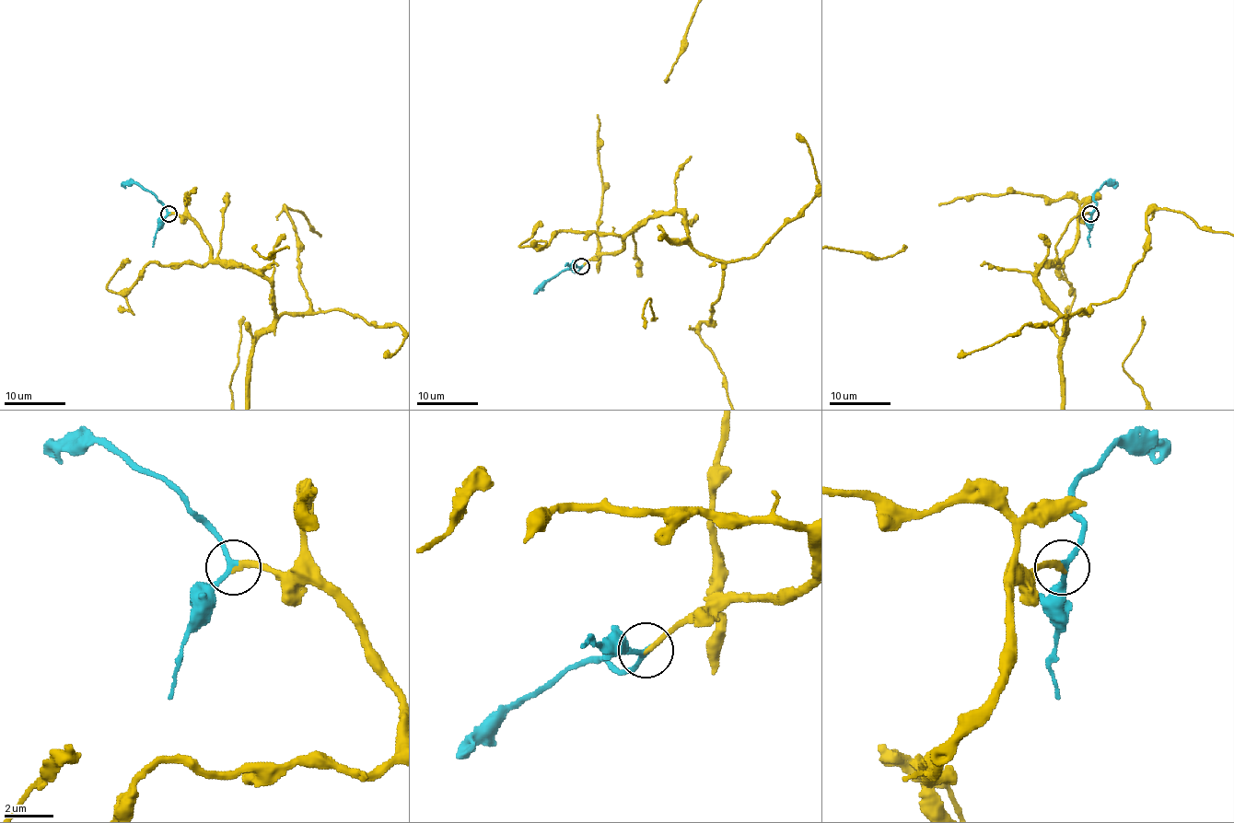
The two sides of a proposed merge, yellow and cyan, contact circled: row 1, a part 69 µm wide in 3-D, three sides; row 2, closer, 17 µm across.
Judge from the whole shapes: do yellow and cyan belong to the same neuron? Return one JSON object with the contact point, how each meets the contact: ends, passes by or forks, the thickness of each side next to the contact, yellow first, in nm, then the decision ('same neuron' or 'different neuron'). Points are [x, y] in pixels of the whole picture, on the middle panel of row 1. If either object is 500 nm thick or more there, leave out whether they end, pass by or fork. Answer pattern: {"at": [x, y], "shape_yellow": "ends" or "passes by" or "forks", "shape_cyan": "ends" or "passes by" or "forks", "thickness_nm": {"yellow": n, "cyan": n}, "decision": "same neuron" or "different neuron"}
{"at": [581, 266], "shape_yellow": "ends", "shape_cyan": "passes by", "thickness_nm": {"yellow": 240, "cyan": 200}, "decision": "same neuron"}

